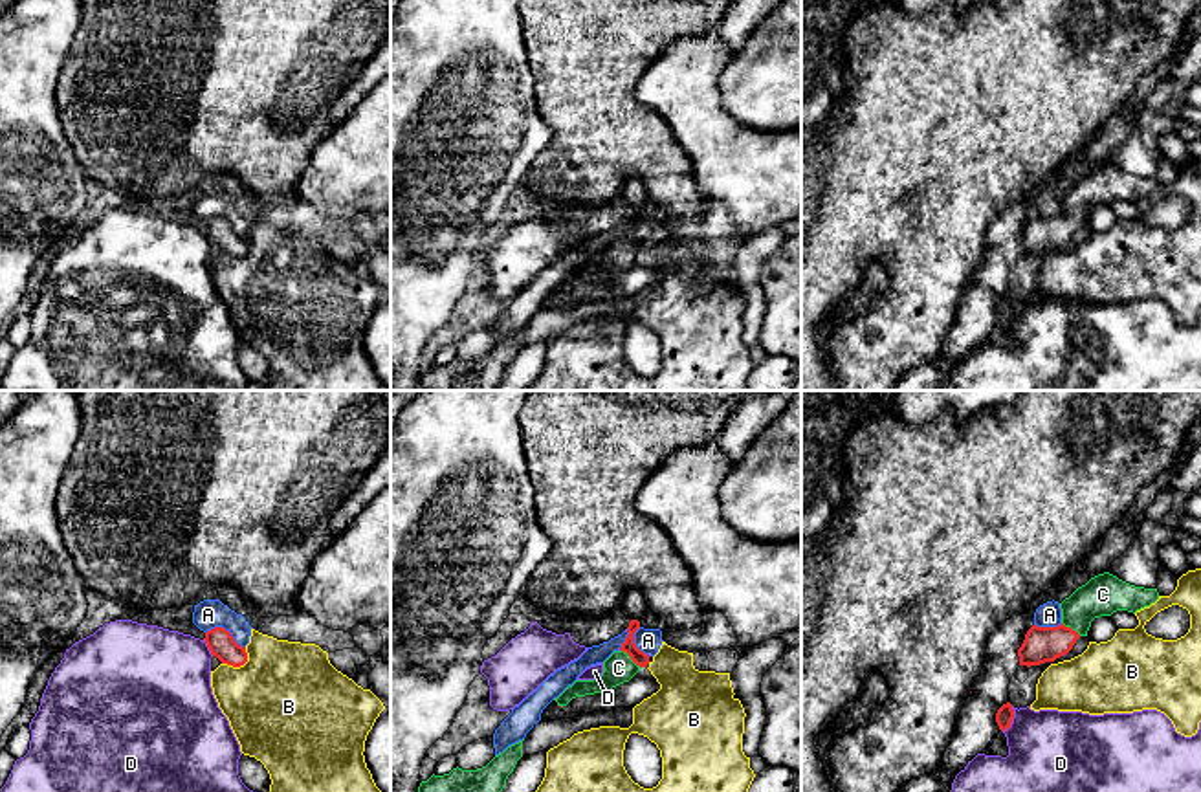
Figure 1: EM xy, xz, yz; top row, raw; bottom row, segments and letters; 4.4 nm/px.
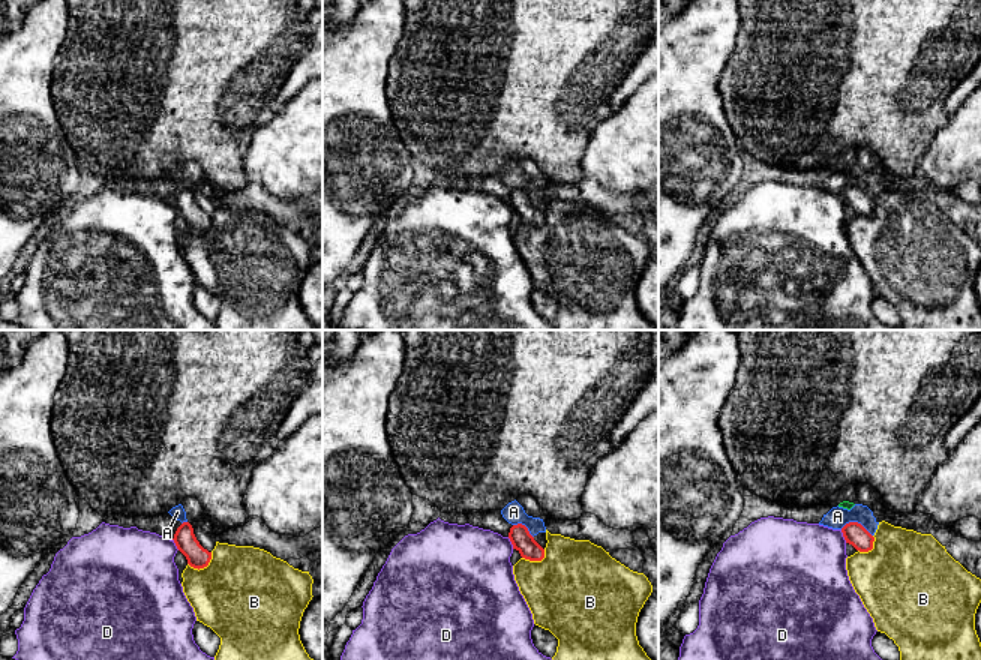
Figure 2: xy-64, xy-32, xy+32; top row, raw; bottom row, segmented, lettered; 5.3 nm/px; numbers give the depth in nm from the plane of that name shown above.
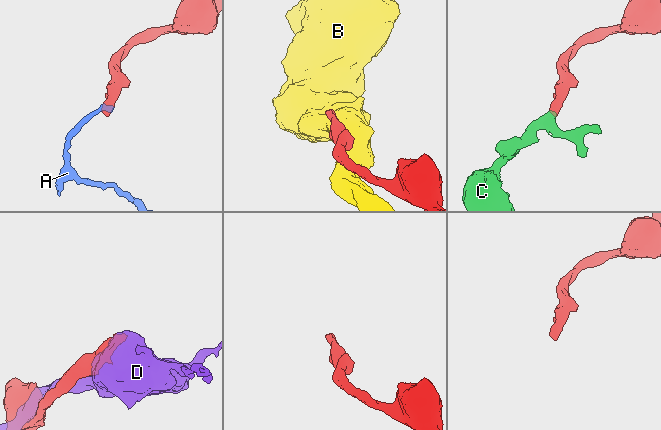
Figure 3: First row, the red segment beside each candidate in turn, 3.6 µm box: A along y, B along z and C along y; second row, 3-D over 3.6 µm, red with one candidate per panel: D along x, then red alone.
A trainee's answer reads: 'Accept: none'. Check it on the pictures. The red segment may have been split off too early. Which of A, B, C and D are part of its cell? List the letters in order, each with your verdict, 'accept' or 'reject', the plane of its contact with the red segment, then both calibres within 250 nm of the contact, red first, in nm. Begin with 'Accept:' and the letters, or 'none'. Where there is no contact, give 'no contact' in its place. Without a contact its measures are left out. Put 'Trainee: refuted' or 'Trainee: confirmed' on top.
Trainee: refuted
Accept: C
A: reject; meets red in xy; 120 nm thick on the red side, 130 nm on the other
B: reject; meets red in xy; 120 nm thick on the red side, 480 nm on the other
C: accept; meets red in xz; 70 nm thick on the red side, 140 nm on the other
D: reject; meets red in yz; 80 nm thick on the red side, 420 nm on the other

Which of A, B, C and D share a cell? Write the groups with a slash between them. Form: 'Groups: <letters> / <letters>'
Groups: A / B / C / D

